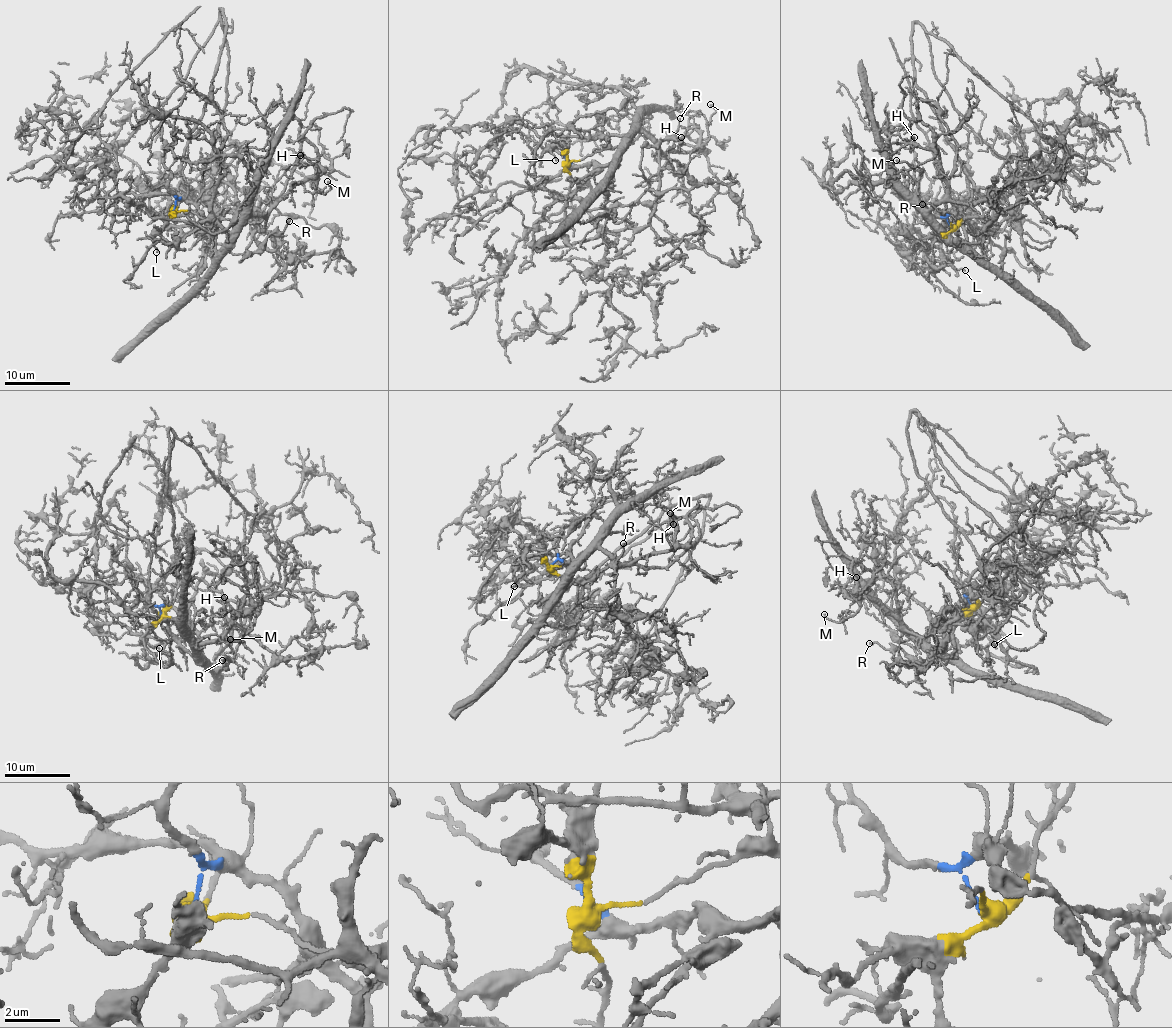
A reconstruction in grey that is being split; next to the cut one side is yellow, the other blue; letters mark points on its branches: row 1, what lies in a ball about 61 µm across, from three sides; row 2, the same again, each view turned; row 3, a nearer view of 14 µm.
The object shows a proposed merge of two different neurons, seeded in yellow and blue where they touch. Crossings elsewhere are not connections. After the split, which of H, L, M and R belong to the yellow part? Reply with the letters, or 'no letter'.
L, R

